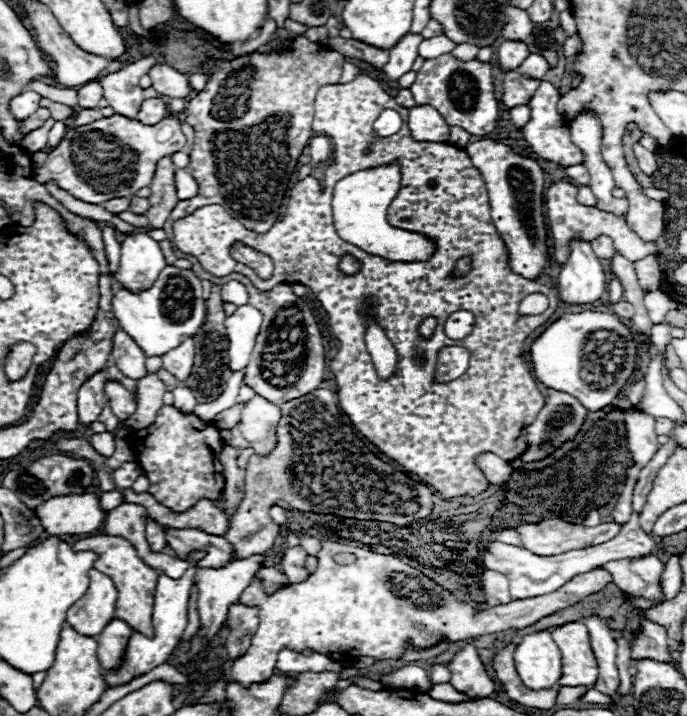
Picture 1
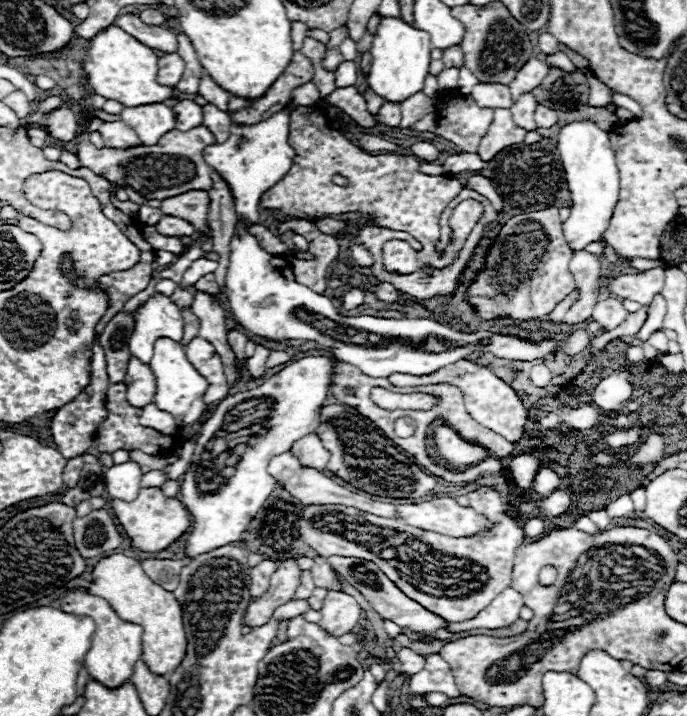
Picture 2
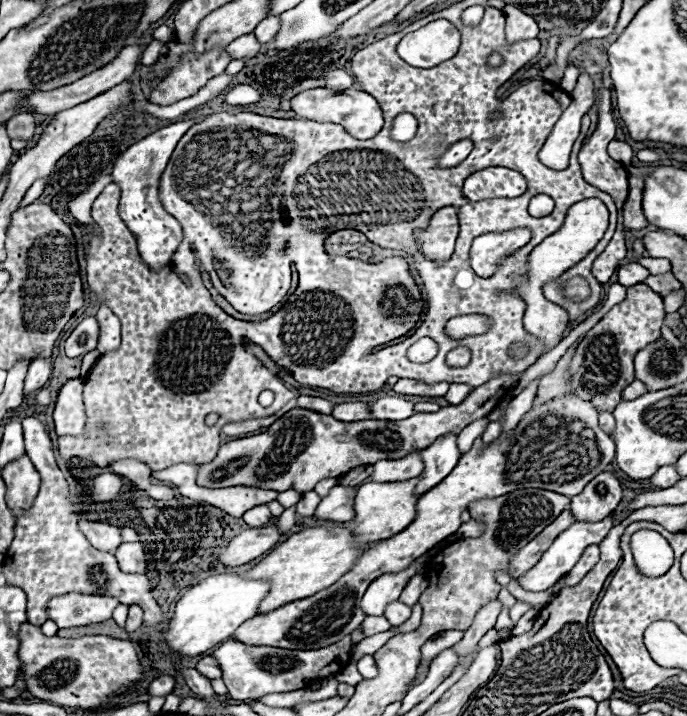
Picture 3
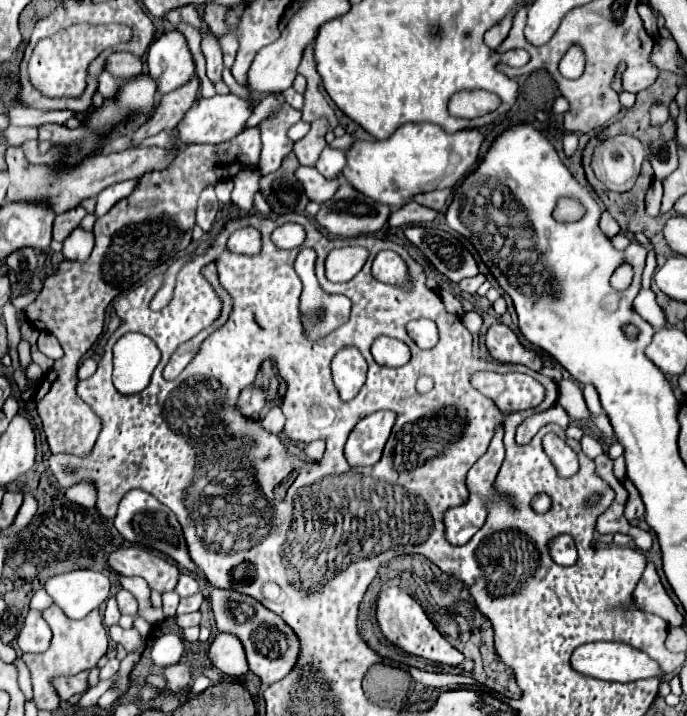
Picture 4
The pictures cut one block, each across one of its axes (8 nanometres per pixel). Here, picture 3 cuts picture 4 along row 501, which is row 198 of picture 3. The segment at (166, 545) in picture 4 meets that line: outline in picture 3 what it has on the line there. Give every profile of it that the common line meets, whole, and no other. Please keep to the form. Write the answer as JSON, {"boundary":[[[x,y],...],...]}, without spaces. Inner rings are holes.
{"boundary":[[[190,118],[190,120],[176,122],[176,124],[156,130],[144,140],[132,144],[132,148],[128,148],[124,156],[118,156],[112,168],[112,180],[122,188],[122,198],[120,198],[120,208],[118,208],[120,216],[128,224],[132,234],[136,236],[140,256],[152,270],[158,270],[170,264],[174,250],[182,242],[180,224],[168,212],[164,212],[158,200],[158,182],[168,164],[168,158],[172,156],[172,150],[176,148],[184,132],[188,132],[188,128],[192,128],[192,124],[198,124],[200,120],[202,118]]]}

